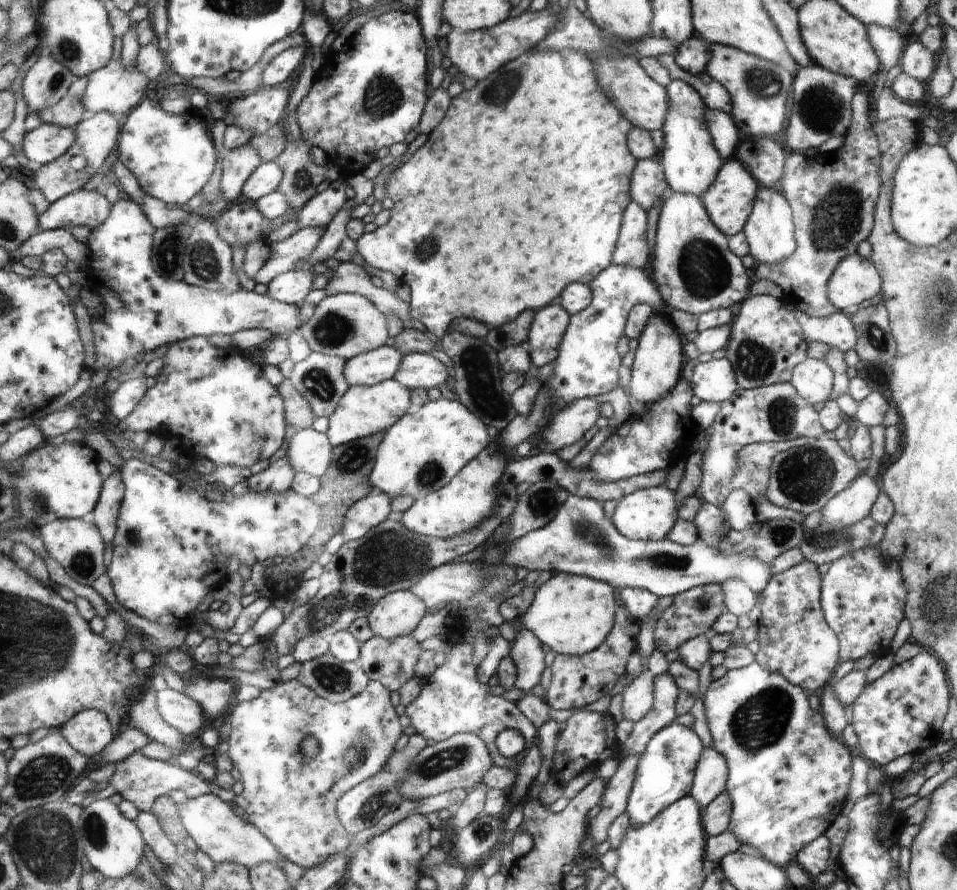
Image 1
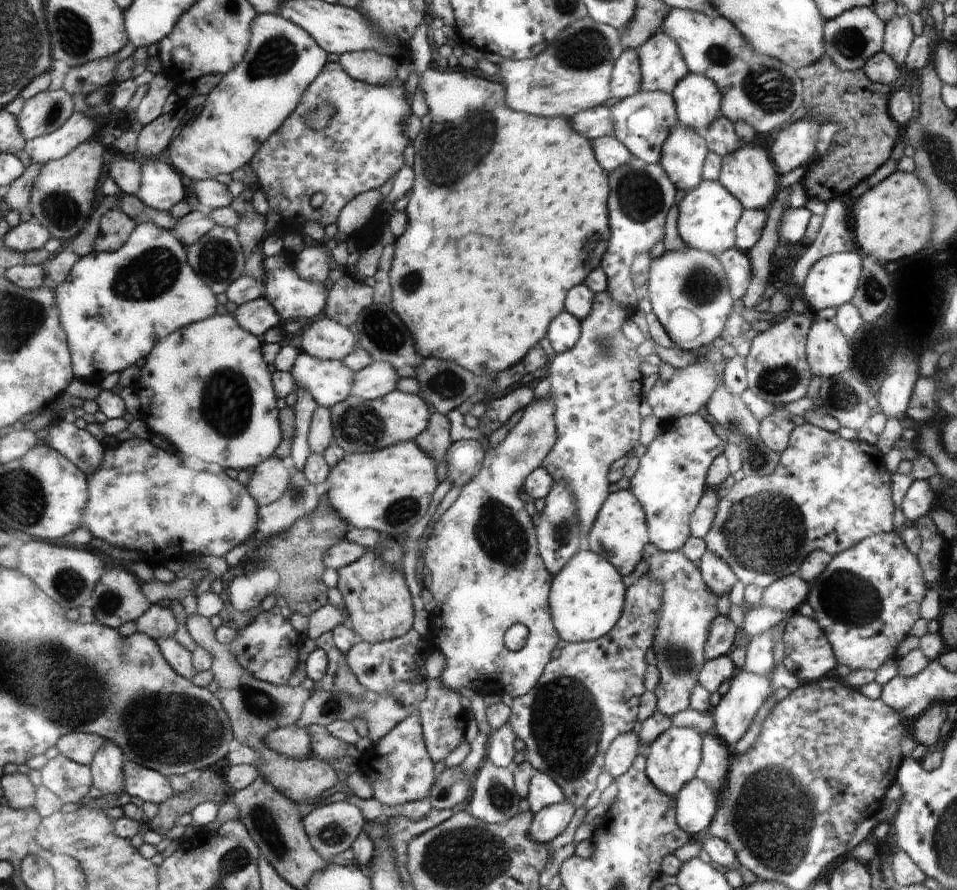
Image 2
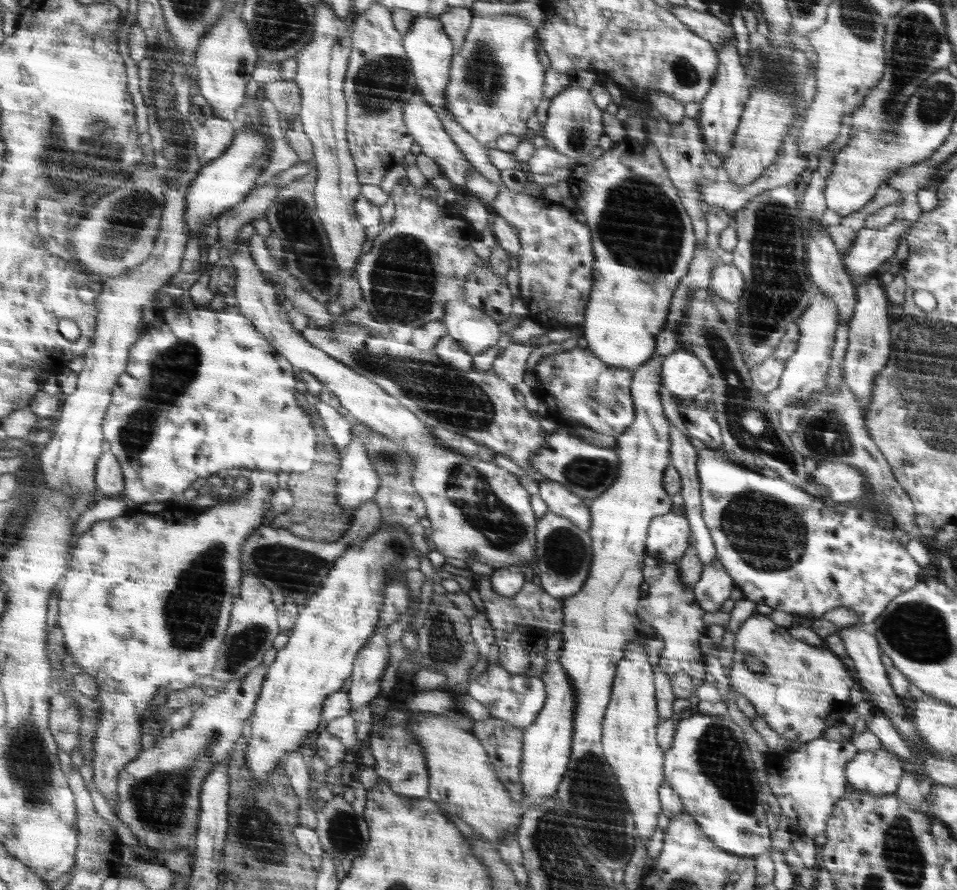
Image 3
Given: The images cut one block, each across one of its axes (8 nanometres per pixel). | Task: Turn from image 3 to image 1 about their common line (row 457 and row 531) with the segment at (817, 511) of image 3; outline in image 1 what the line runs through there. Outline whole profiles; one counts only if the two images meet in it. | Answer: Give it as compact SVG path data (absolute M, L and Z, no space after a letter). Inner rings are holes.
M703 501L693 522L696 525L699 538L713 547L718 546L728 529L722 508L719 509L706 501Z

